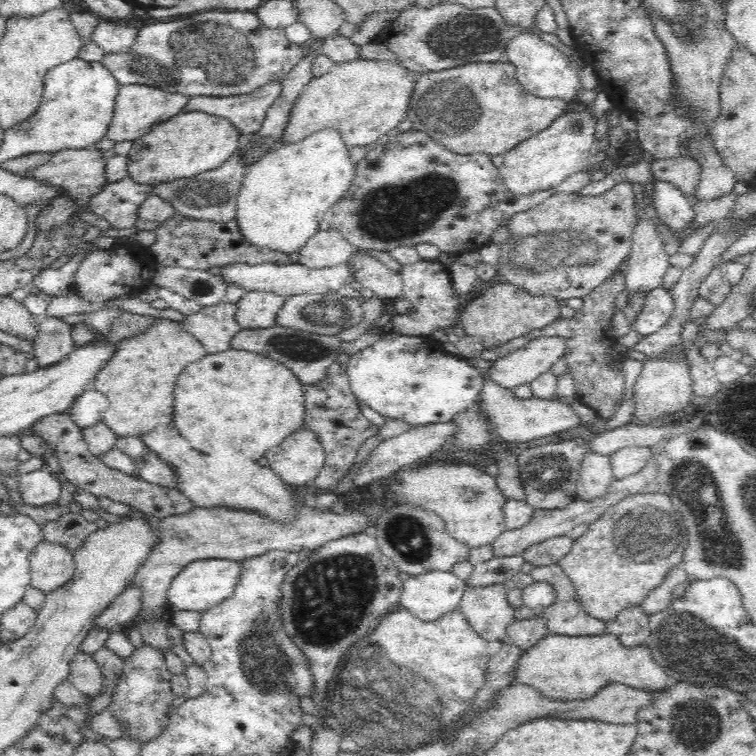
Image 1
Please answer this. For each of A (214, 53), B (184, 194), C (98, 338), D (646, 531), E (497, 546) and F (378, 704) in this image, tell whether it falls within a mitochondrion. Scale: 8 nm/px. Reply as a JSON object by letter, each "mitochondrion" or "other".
{"A":"mitochondrion","B":"mitochondrion","C":"other","D":"mitochondrion","E":"other","F":"mitochondrion"}

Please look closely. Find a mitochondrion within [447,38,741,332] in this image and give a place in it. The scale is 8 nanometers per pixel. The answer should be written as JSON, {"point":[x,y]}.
{"point":[576,250]}

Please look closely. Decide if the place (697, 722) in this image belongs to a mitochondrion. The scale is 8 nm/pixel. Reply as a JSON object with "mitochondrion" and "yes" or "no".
{"mitochondrion":"yes"}

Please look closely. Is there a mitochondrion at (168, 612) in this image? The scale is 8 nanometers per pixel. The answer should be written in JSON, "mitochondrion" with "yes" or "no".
{"mitochondrion":"no"}

